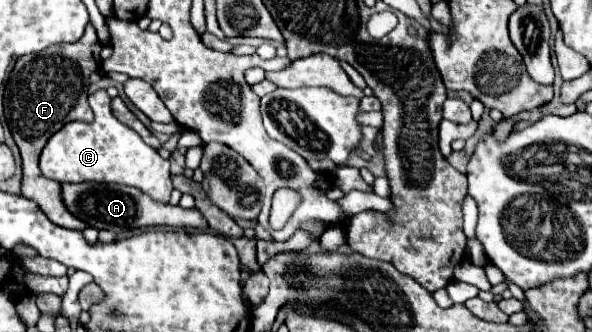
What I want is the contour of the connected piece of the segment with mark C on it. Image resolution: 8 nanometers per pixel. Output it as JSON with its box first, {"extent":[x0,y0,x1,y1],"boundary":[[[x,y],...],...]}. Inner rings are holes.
{"extent":[41,90,171,203],"boundary":[[[97,90],[95,94],[89,96],[89,104],[91,110],[95,114],[93,122],[69,122],[67,126],[63,126],[57,134],[53,134],[49,138],[49,142],[45,144],[43,152],[41,152],[41,172],[57,182],[117,182],[117,184],[127,184],[133,188],[143,190],[145,194],[149,194],[153,200],[168,203],[171,196],[171,172],[169,172],[169,160],[161,158],[159,152],[151,146],[147,146],[141,136],[131,130],[129,126],[121,124],[113,114],[111,114],[111,98],[105,90]]]}

